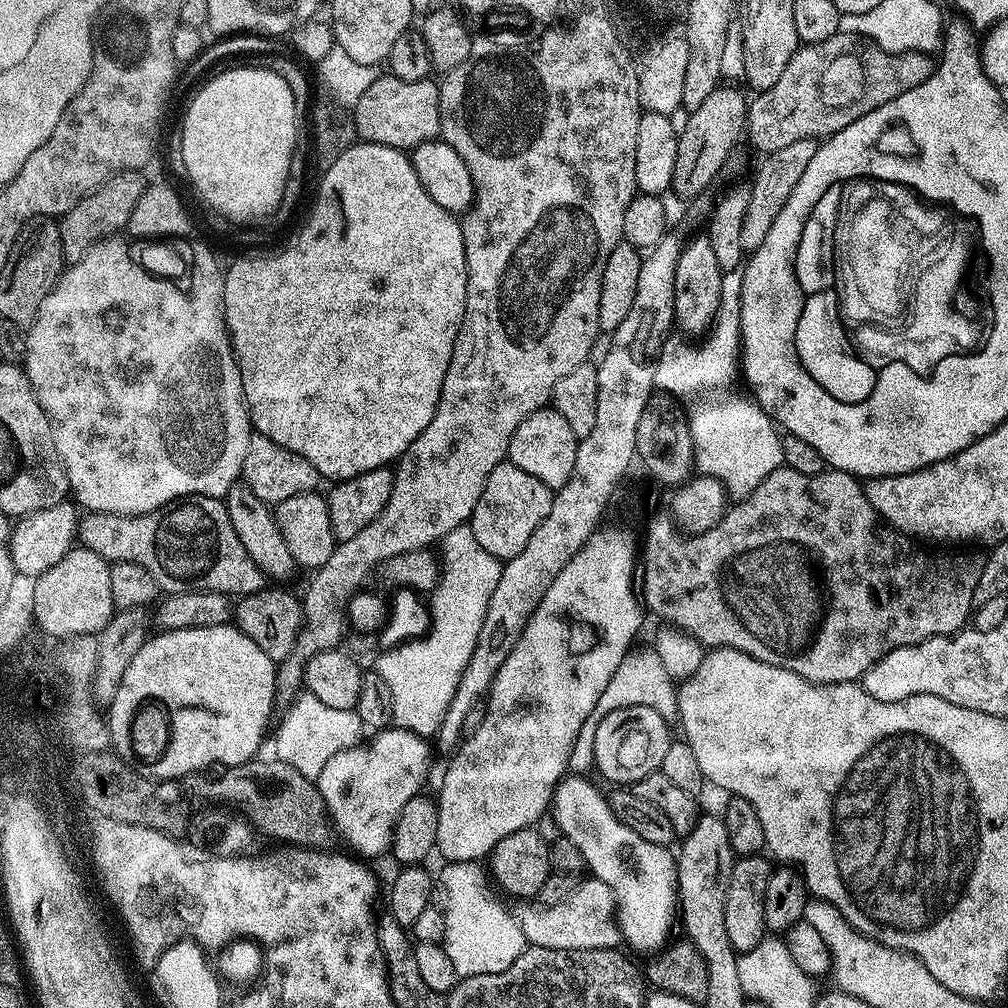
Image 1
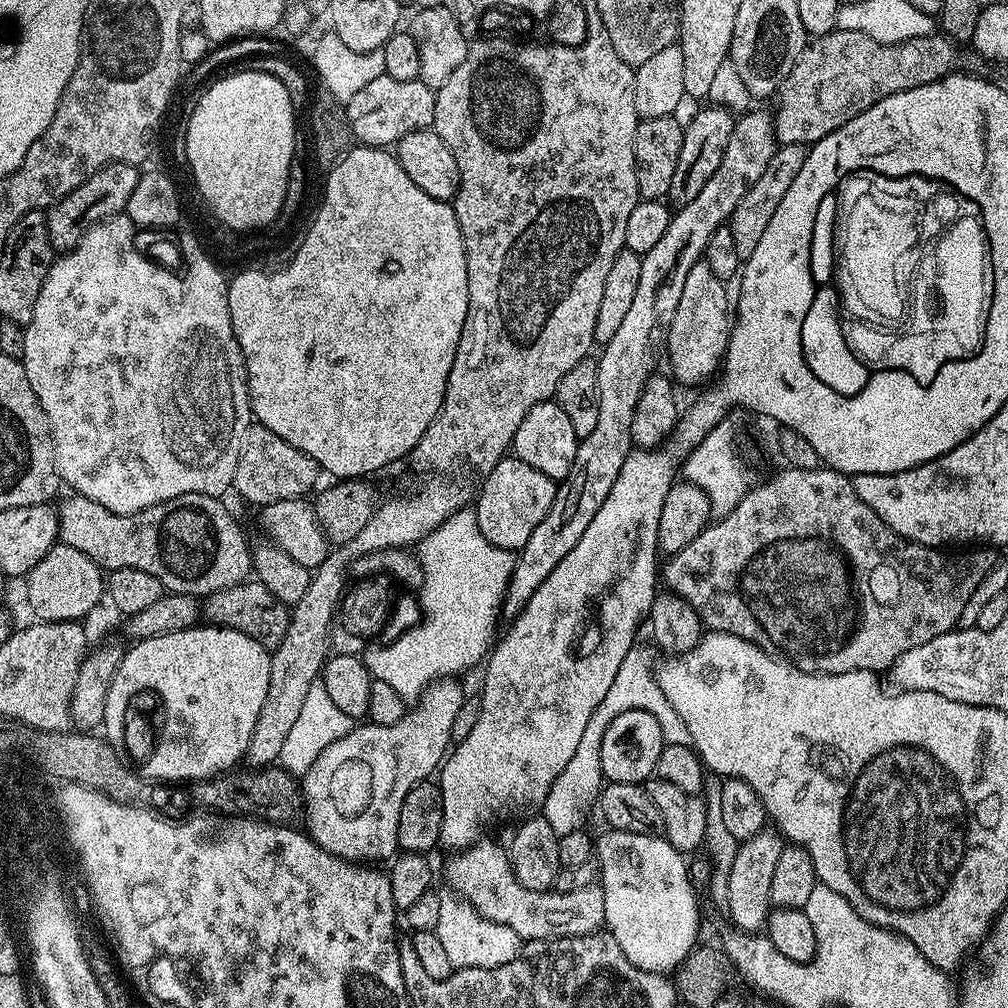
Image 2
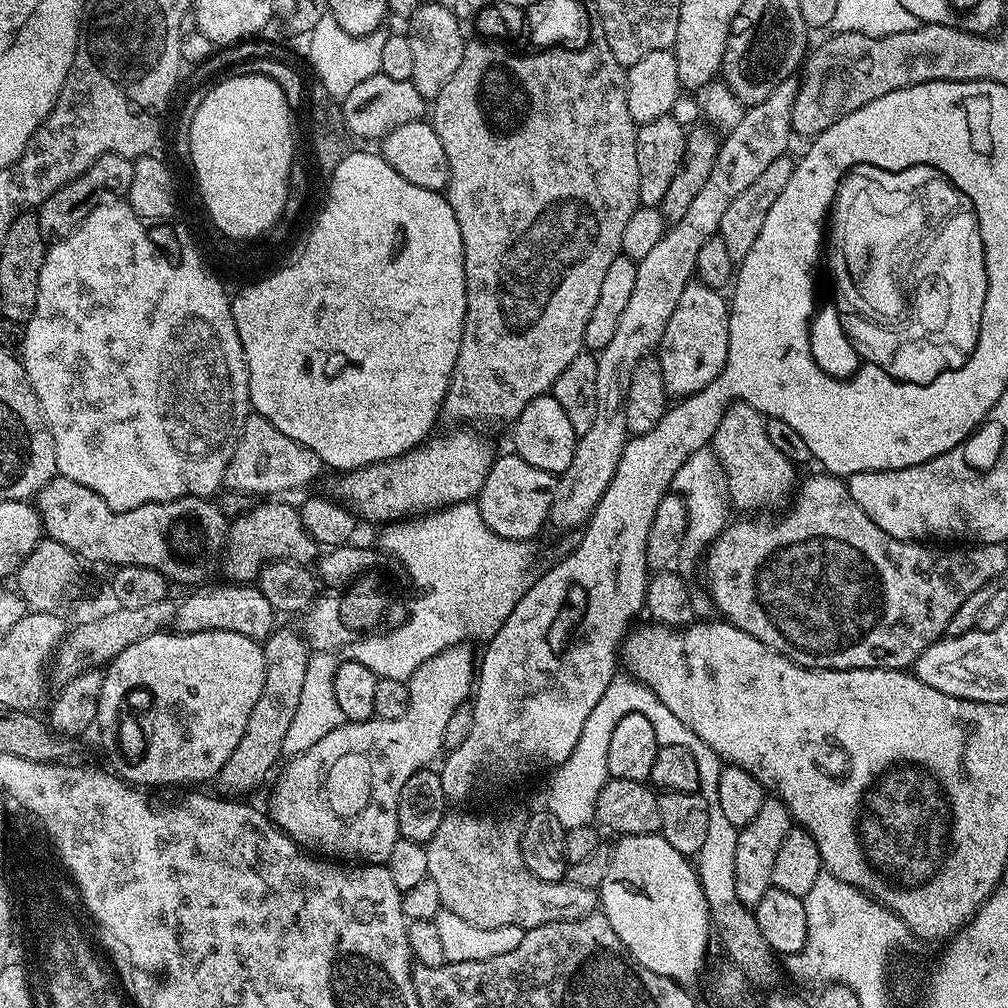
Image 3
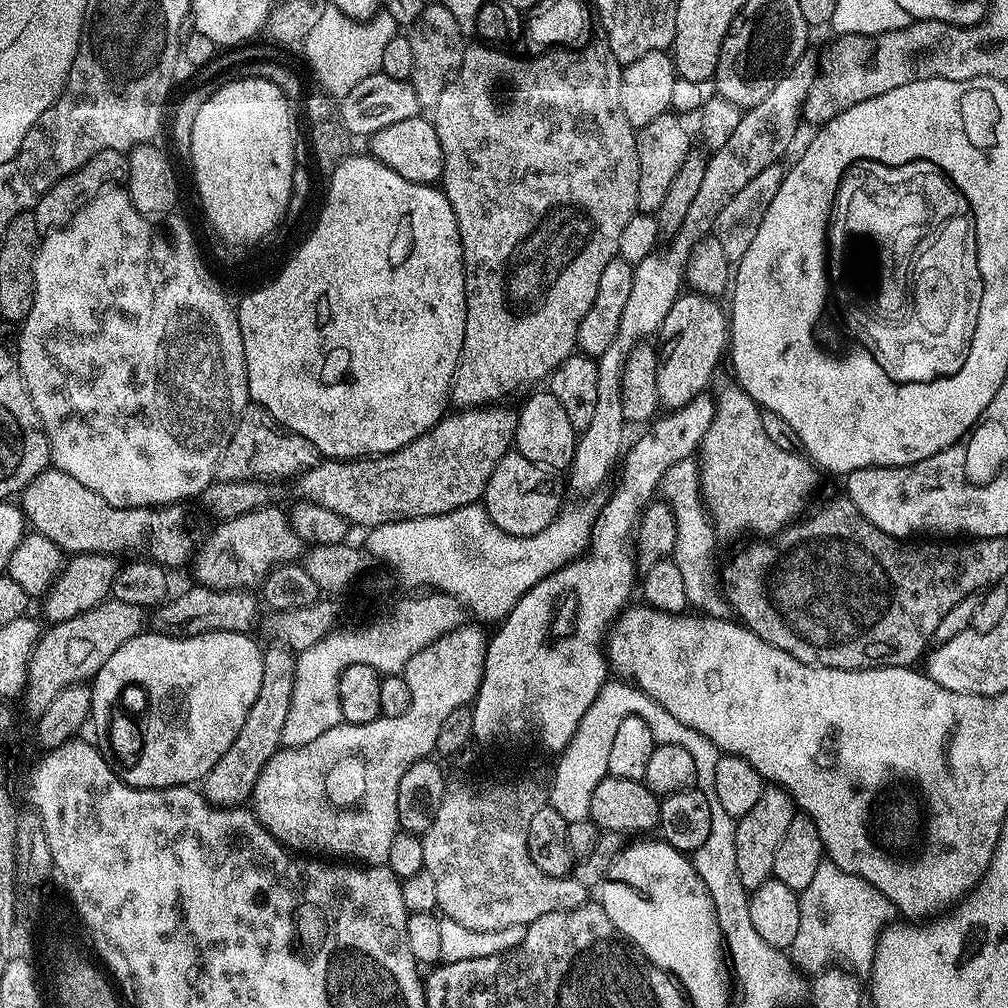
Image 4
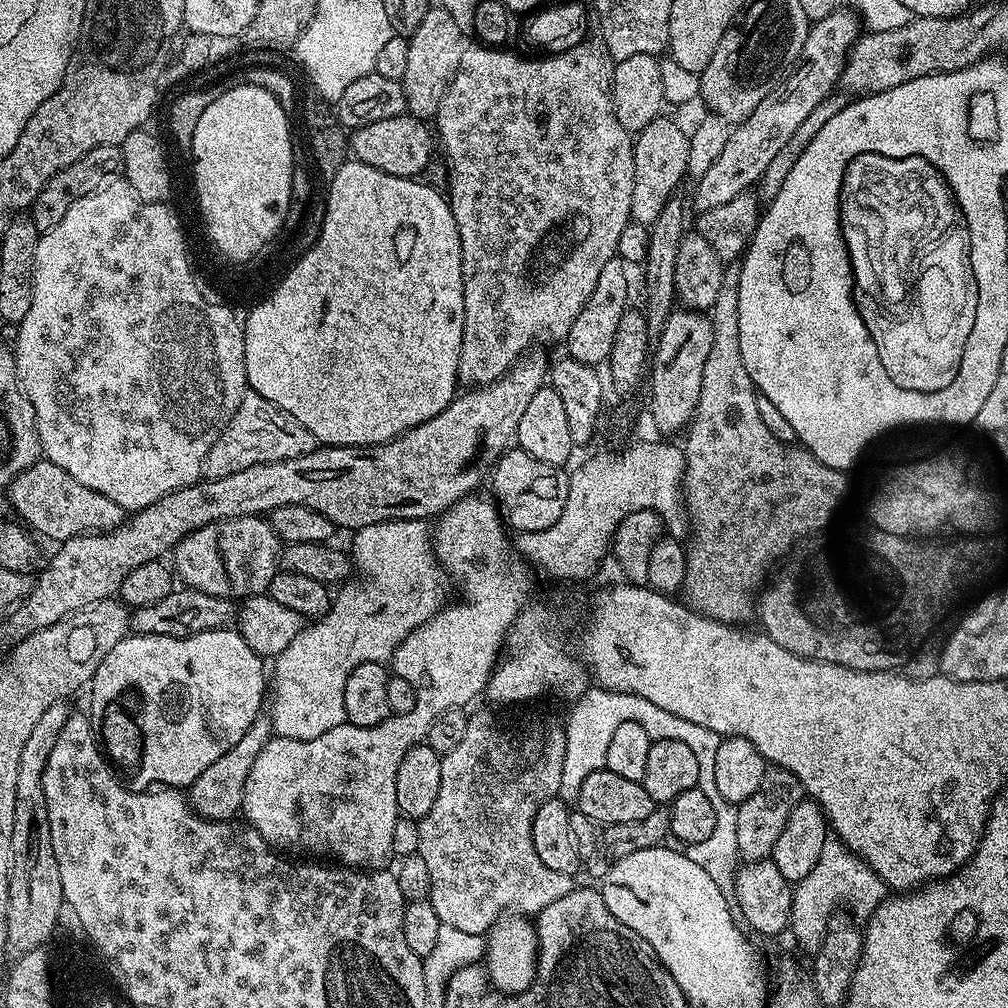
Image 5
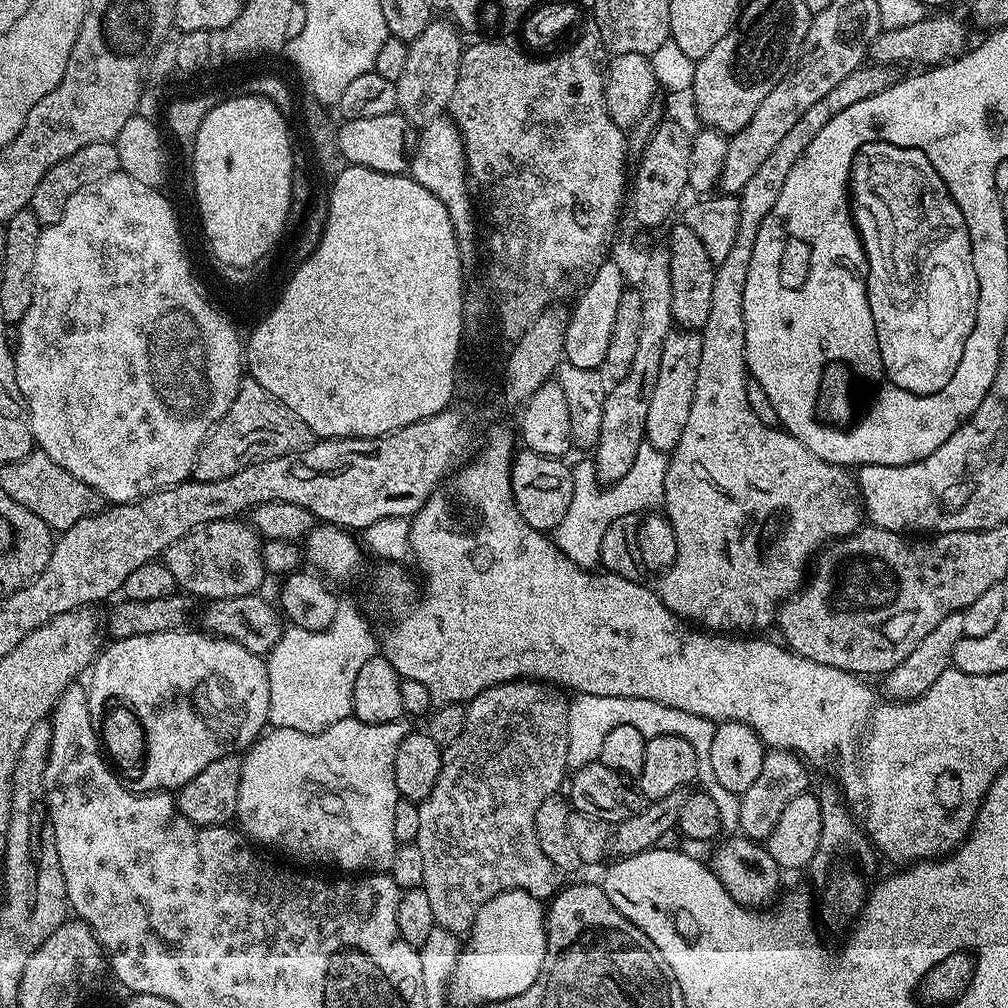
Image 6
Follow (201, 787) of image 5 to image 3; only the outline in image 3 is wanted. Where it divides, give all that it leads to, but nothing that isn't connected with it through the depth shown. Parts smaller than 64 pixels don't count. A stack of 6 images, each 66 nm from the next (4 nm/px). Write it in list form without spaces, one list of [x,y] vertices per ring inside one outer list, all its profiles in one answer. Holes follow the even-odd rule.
[[[282,628],[273,631],[272,635],[263,641],[262,694],[258,694],[258,702],[254,702],[254,710],[250,710],[250,722],[246,722],[246,734],[242,742],[234,746],[234,754],[226,758],[226,764],[222,766],[218,777],[221,788],[219,791],[228,798],[247,797],[244,796],[247,792],[254,791],[268,775],[273,775],[277,767],[276,759],[284,752],[290,722],[294,722],[294,713],[298,710],[298,698],[302,696],[302,681],[306,679],[310,648],[299,631],[296,633]]]

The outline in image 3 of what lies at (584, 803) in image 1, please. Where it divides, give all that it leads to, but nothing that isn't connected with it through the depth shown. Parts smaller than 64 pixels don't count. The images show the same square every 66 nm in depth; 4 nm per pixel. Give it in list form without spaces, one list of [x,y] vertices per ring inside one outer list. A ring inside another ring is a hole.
[[[659,834],[654,836],[620,836],[617,841],[616,848],[611,849],[612,857],[608,863],[606,878],[598,889],[599,895],[602,897],[602,911],[605,918],[610,922],[610,926],[614,926],[614,934],[618,934],[618,938],[624,943],[628,955],[646,970],[650,970],[654,974],[662,974],[666,978],[677,982],[698,979],[700,971],[704,968],[704,955],[708,952],[708,936],[710,940],[714,929],[712,919],[708,916],[706,898],[704,897],[704,891],[700,888],[700,880],[696,876],[695,867],[690,863],[689,857],[682,855],[678,850],[674,850],[674,846],[670,846],[670,842],[666,842],[663,836]]]

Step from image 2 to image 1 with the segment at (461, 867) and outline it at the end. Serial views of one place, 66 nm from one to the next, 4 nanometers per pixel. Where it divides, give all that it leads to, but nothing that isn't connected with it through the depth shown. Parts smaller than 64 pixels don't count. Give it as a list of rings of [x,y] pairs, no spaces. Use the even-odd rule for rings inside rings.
[[[595,878],[581,879],[575,892],[571,892],[560,904],[520,902],[514,915],[520,923],[527,943],[534,948],[554,950],[592,950],[616,948],[621,943],[620,926],[616,919],[616,900],[610,886]]]

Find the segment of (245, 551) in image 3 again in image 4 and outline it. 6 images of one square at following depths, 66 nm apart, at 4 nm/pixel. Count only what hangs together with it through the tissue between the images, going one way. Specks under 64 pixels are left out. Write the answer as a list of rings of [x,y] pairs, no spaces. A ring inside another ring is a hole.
[[[272,507],[255,508],[253,512],[247,512],[233,520],[221,520],[201,544],[199,541],[190,560],[190,569],[196,575],[195,583],[199,587],[256,590],[263,585],[272,569],[301,559],[302,545],[298,534],[294,534],[287,515]]]

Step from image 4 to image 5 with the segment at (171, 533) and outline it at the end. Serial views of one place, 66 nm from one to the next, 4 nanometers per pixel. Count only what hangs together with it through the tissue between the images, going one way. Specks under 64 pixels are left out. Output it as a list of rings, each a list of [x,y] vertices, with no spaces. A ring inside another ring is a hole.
[[[47,458],[35,460],[29,468],[22,470],[22,474],[14,477],[6,489],[6,495],[14,512],[16,508],[21,516],[19,519],[33,533],[41,532],[46,539],[55,542],[63,542],[71,536],[111,532],[126,519],[126,509],[118,506],[118,502],[110,502],[106,494],[98,494],[98,490],[82,486],[78,478],[70,478],[62,466],[54,466],[54,462]]]

